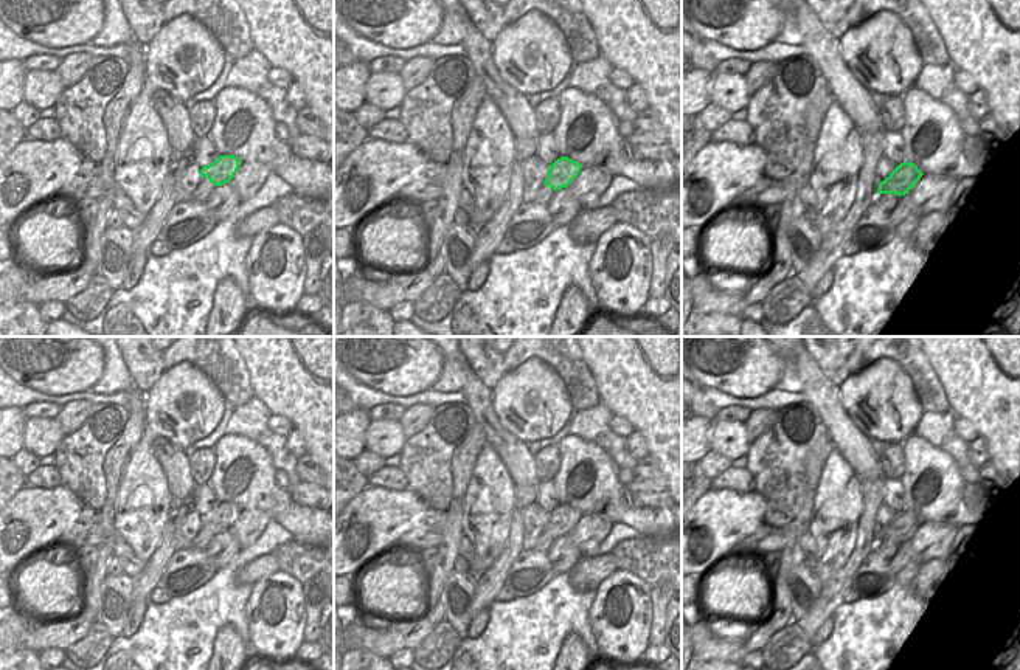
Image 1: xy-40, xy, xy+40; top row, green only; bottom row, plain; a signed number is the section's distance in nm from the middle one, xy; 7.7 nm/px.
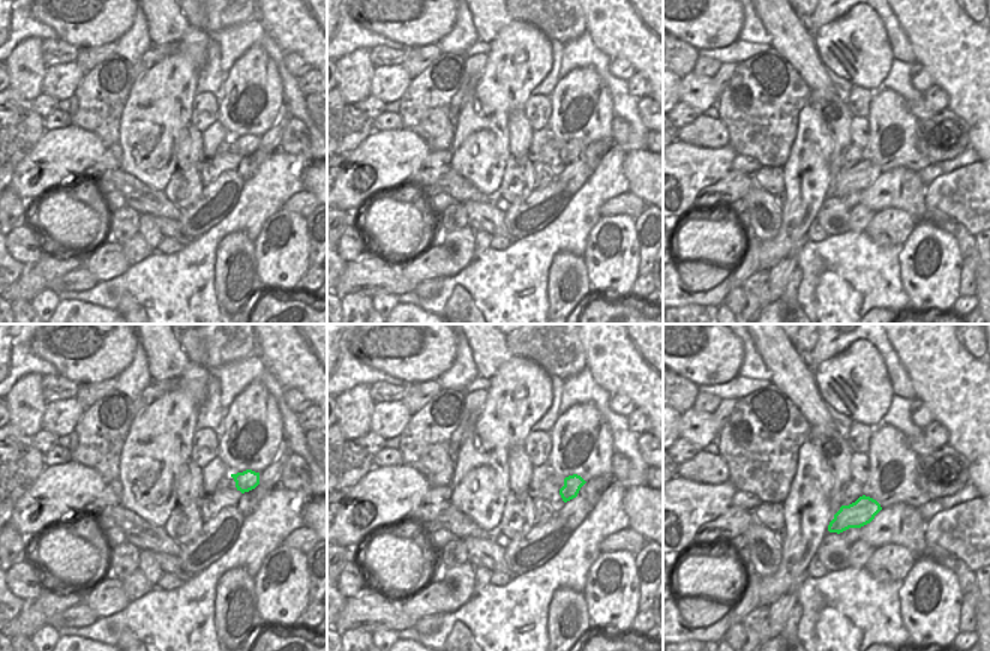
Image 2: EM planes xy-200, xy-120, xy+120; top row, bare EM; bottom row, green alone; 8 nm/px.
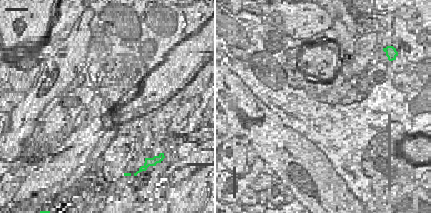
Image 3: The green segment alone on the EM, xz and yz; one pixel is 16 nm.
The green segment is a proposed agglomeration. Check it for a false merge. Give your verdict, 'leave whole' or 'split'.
leave whole

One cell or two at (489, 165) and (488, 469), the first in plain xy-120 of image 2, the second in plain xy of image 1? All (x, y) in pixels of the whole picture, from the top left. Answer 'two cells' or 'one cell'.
one cell

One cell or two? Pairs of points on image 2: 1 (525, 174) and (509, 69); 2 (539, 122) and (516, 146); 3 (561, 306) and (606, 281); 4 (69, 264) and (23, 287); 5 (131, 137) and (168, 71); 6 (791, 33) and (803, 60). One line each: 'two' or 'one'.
1: two
2: two
3: two
4: one
5: one
6: one

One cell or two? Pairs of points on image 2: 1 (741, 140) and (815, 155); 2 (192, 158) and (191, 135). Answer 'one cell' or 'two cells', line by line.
1: two cells
2: one cell

